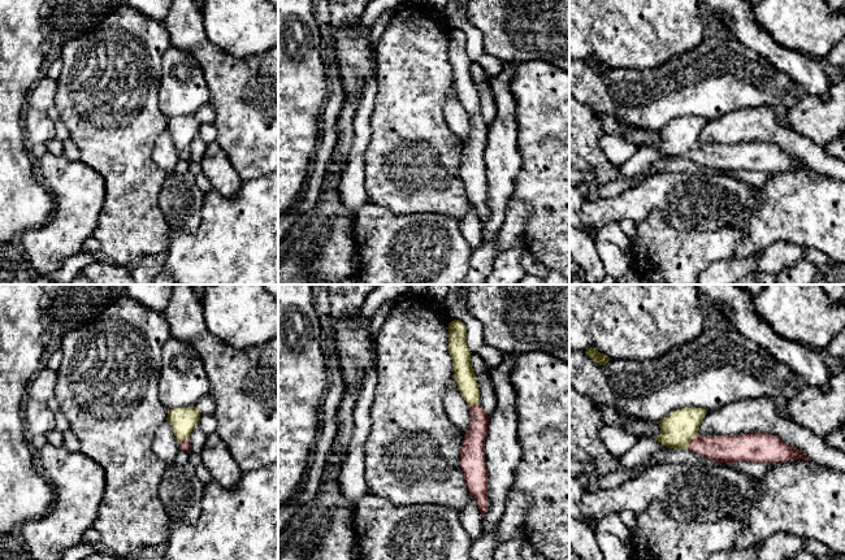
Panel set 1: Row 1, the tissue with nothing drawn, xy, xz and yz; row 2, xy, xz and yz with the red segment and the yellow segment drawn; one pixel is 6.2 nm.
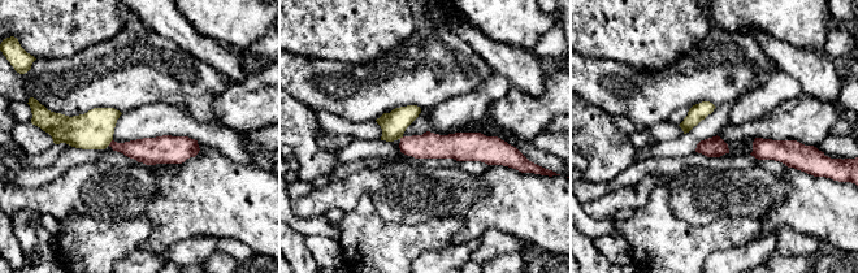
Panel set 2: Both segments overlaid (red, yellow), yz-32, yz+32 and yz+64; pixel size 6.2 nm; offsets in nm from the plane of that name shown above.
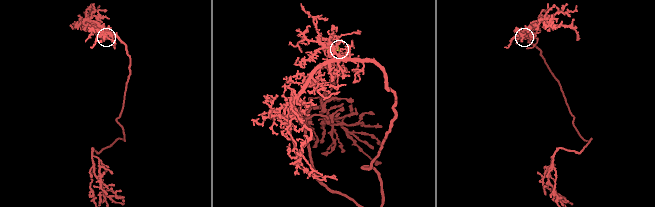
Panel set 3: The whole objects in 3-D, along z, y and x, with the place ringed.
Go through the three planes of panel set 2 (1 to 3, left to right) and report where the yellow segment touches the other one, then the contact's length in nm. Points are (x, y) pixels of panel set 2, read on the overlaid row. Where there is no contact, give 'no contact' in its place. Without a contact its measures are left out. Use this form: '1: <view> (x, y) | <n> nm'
1: yz-32 (111, 142) | 50 nm
2: yz+32 (401, 138) | 30 nm
3: no contact

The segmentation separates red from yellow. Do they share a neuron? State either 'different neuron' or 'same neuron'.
same neuron

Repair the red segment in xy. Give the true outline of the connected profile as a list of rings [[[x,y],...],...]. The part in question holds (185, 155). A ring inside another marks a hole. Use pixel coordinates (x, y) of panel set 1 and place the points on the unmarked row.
[[[195,116],[168,120],[168,130],[173,138],[179,159],[190,161],[190,144],[198,135],[199,129],[200,122]]]

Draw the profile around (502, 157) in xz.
[[[506,64],[499,75],[489,78],[497,107],[497,117],[489,125],[485,148],[488,179],[488,221],[482,225],[482,244],[498,238],[504,222],[508,201],[514,197],[516,175],[521,169],[517,147],[516,104],[511,92],[516,64]]]

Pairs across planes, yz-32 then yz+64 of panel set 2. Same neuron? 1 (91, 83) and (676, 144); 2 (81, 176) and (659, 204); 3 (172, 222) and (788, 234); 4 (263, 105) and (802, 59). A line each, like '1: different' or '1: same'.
1: different
2: different
3: different
4: different

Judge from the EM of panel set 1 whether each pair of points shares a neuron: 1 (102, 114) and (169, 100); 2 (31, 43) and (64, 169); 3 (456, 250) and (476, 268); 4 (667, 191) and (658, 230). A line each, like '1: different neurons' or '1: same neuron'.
1: different neurons
2: different neurons
3: different neurons
4: different neurons

